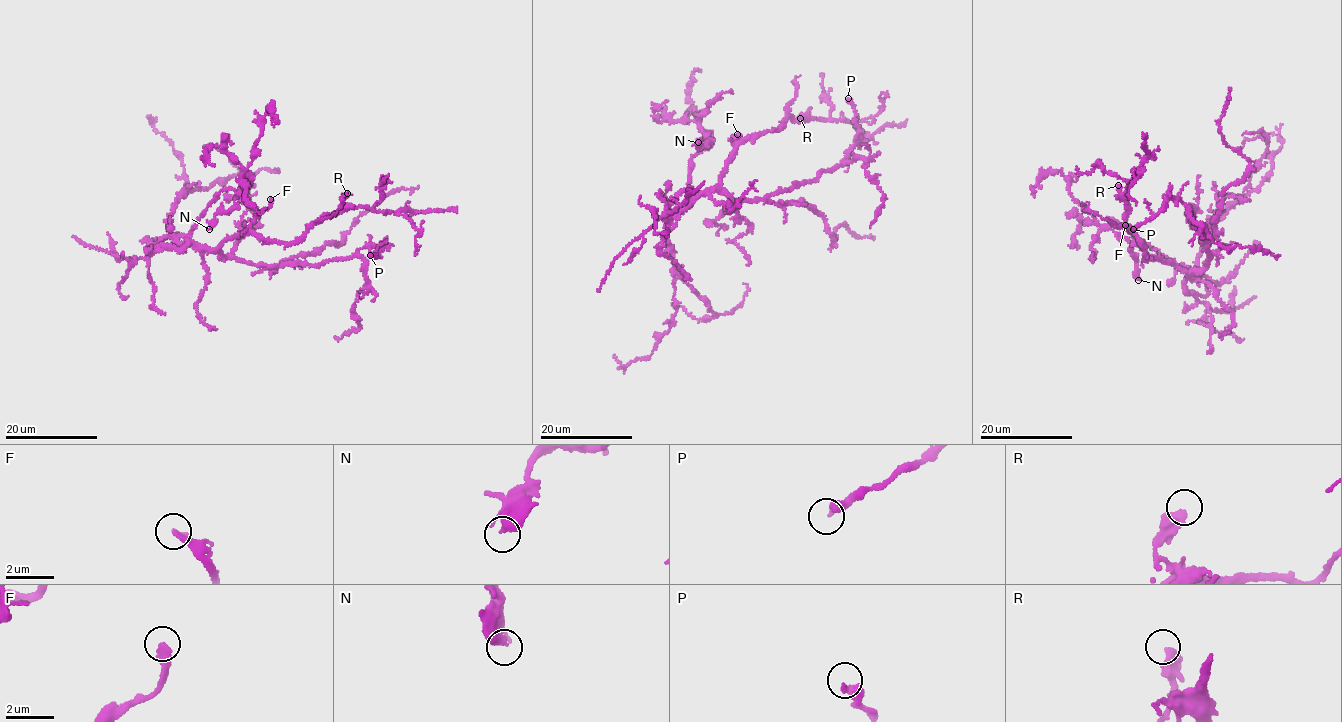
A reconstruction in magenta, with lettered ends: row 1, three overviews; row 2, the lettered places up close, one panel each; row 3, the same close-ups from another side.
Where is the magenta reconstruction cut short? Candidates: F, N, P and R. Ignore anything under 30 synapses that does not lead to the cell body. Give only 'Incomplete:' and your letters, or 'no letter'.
Incomplete: F

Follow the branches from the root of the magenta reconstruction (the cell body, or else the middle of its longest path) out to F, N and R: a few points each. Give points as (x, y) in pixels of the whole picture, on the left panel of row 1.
F: (207, 251), (215, 249), (233, 235), (248, 232), (257, 217), (269, 208), (270, 199)
N: (207, 251), (175, 236), (189, 234), (218, 194), (246, 188), (249, 177), (234, 207), (215, 216), (209, 229)
R: (207, 251), (244, 232), (292, 243), (319, 220), (334, 216), (344, 207), (341, 198), (347, 193)

